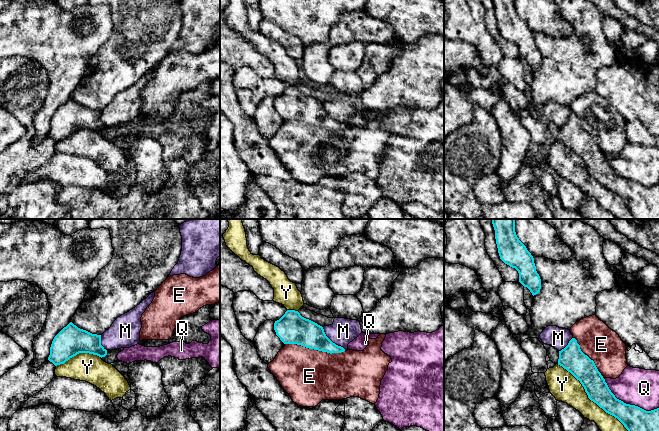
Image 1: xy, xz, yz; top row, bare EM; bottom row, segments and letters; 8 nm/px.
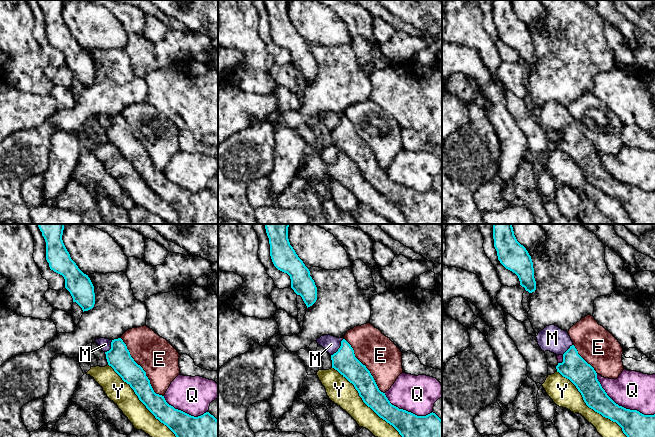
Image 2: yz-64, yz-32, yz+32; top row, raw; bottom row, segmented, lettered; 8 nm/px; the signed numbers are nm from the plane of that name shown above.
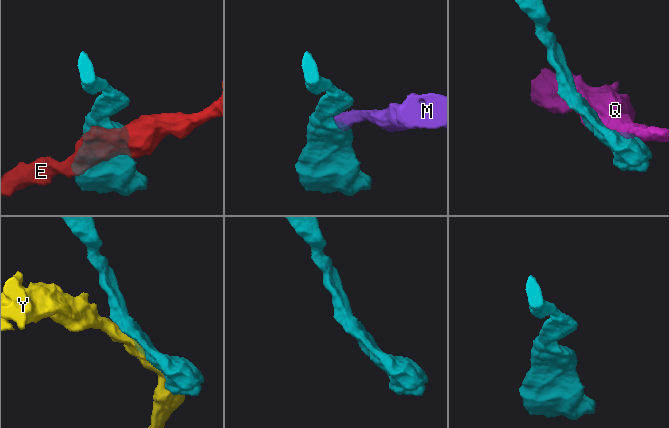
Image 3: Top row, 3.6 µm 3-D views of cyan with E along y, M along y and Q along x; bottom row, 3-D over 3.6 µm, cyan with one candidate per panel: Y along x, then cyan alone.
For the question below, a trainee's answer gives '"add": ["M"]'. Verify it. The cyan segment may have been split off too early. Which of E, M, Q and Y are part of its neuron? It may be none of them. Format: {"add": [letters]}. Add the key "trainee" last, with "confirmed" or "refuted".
{"add": [], "trainee": "refuted"}

